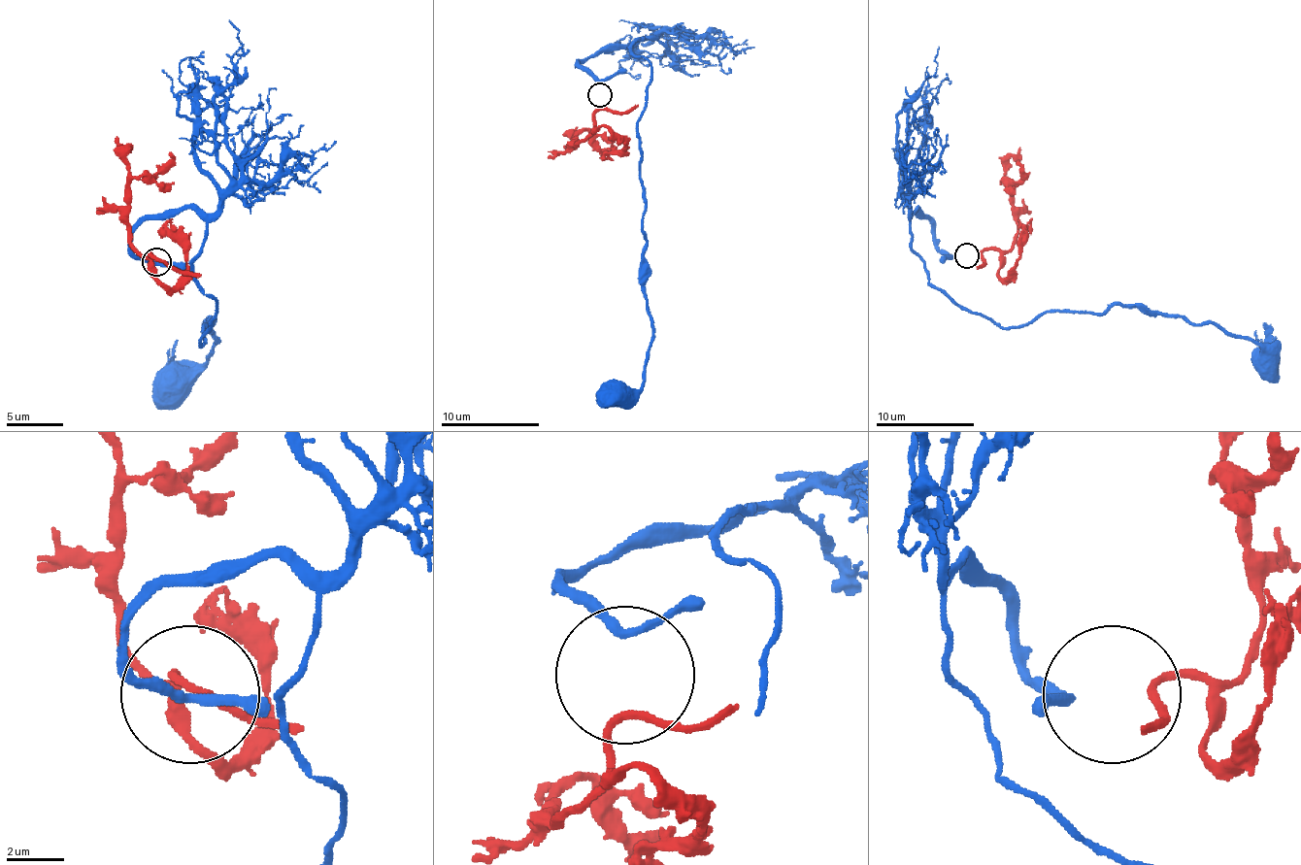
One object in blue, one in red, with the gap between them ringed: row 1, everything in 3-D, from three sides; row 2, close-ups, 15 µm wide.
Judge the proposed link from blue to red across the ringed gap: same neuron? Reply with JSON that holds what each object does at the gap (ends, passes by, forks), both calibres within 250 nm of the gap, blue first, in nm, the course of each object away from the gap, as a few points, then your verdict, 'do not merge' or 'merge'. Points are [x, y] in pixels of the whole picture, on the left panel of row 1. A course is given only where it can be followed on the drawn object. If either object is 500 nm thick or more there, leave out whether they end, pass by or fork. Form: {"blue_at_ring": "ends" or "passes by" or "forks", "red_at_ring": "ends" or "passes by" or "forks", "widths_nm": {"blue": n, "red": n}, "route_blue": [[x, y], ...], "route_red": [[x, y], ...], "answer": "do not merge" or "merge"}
{"blue_at_ring": "passes by", "red_at_ring": "passes by", "widths_nm": {"blue": 300, "red": 240}, "route_blue": [[155, 264], [130, 235], [189, 207], [216, 301], [201, 347], [210, 317], [218, 341], [173, 383]], "route_red": [[155, 261], [150, 255], [145, 255], [130, 241], [127, 193], [130, 182], [158, 170], [173, 152]], "answer": "merge"}

